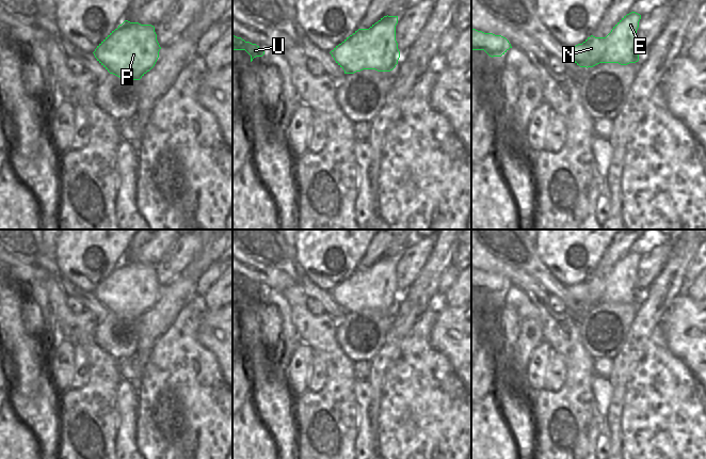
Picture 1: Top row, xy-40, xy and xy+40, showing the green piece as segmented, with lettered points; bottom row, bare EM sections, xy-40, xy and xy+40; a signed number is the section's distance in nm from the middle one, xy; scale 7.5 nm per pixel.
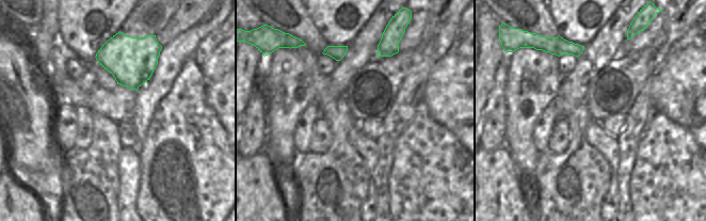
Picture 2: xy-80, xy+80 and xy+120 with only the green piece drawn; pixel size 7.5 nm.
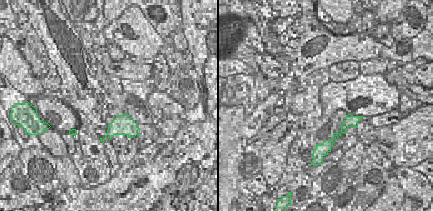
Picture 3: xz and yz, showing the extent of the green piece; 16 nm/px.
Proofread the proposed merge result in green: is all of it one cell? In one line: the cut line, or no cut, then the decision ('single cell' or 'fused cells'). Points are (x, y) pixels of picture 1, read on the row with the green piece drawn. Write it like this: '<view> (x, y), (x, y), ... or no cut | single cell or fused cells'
no cut | single cell

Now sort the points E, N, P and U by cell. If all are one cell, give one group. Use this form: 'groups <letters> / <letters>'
groups E N P U

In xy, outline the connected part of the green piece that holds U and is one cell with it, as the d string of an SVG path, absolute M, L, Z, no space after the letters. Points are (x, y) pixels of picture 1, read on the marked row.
M232 35L232 51L234 50L245 50L251 56L251 62L254 58L264 54L264 51L256 44L245 42L241 37L235 35Z

